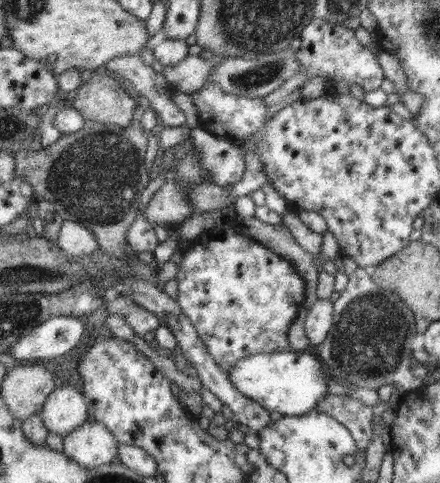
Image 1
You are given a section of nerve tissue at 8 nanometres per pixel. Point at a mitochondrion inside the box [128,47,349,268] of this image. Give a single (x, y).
(267, 70)

